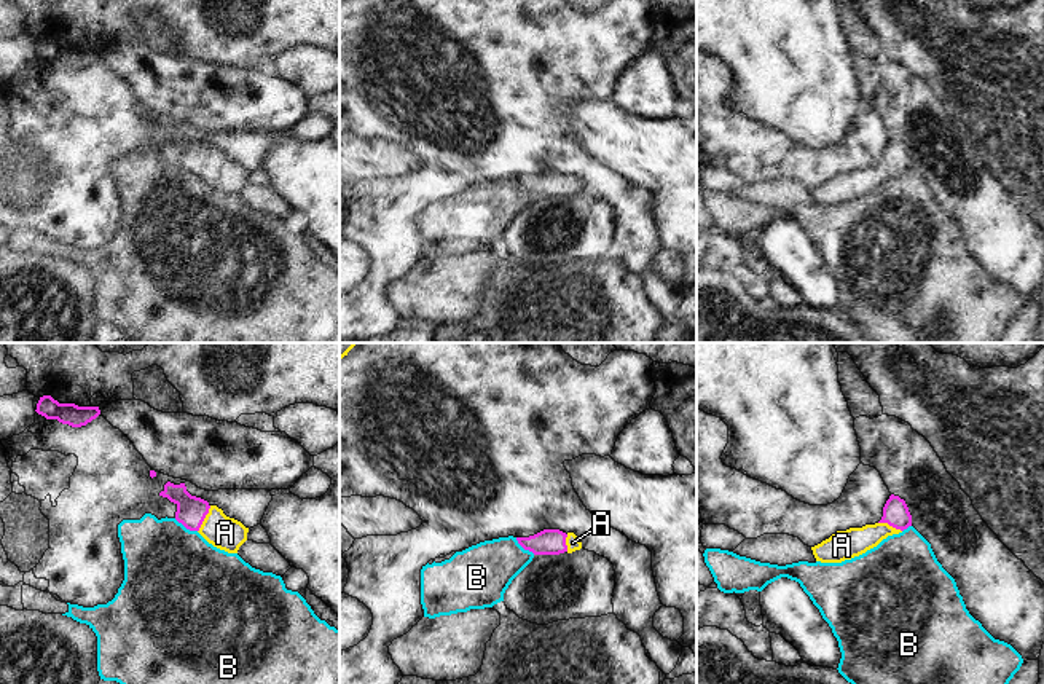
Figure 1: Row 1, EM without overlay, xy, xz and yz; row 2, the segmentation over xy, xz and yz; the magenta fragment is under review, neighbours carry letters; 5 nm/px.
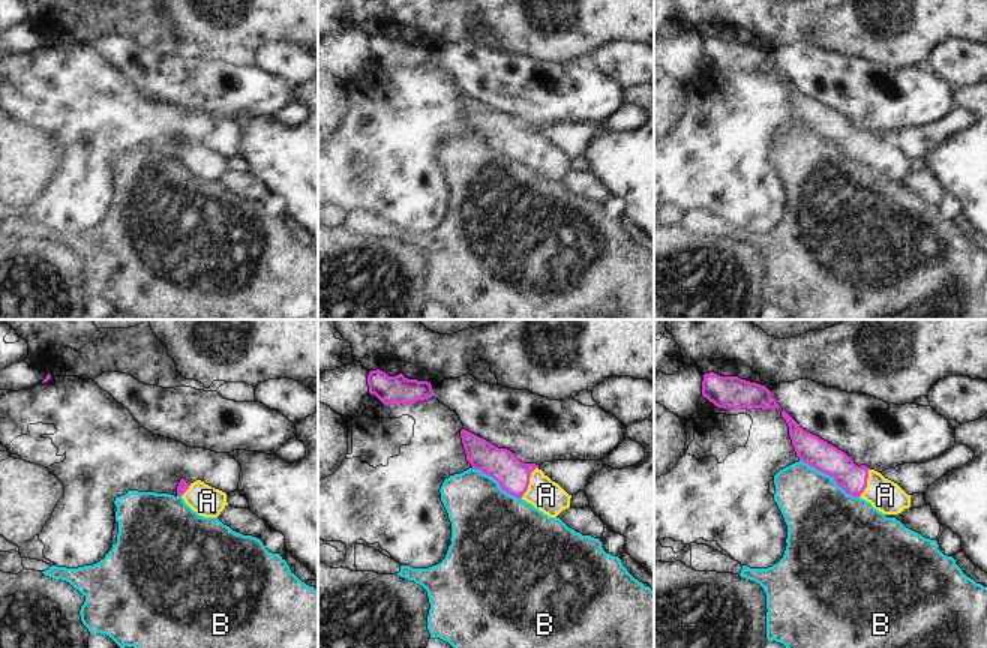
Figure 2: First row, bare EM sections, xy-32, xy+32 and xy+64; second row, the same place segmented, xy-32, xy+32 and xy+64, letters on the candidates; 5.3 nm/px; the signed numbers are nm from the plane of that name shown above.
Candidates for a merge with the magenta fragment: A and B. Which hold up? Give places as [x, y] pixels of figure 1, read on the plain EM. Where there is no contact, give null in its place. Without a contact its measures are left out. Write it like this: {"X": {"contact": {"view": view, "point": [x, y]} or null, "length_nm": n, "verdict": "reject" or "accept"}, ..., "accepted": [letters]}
{"A": {"contact": {"view": "xy", "point": [204, 160]}, "length_nm": 150, "verdict": "accept"}, "B": {"contact": {"view": "xy", "point": [185, 169]}, "length_nm": 140, "verdict": "reject"}, "accepted": ["A"]}

